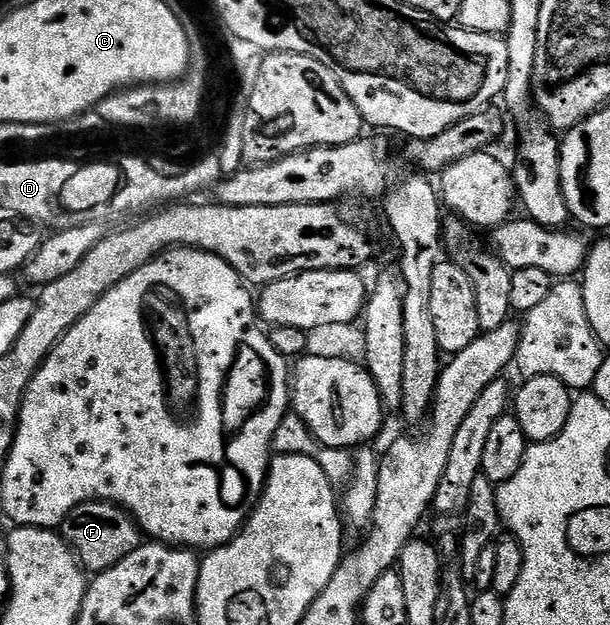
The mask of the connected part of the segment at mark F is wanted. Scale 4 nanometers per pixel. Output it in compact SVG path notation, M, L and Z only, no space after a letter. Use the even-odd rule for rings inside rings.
M89 500L76 506L62 520L60 534L82 563L83 569L90 574L97 574L116 566L116 562L128 558L128 554L137 550L138 545L144 540L133 516L117 504L110 504L106 500Z

